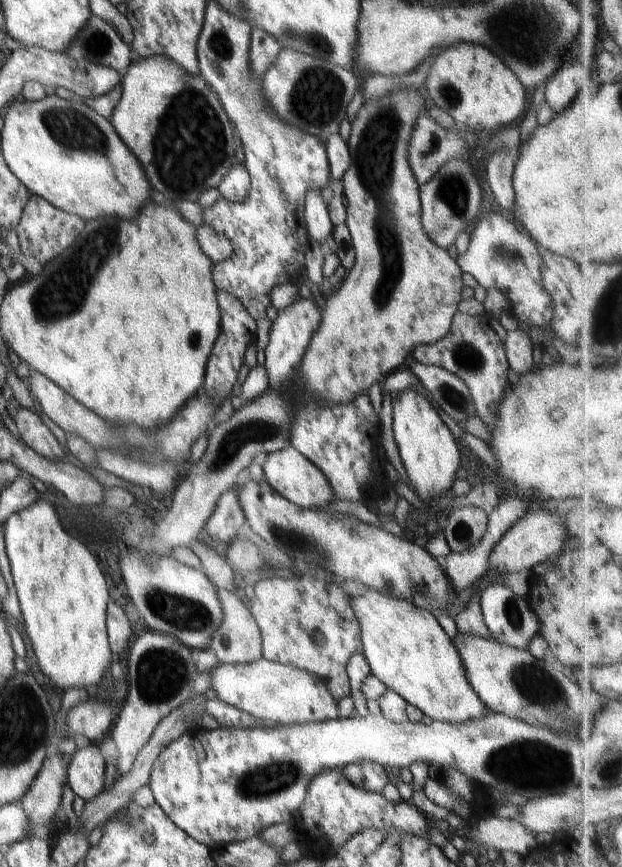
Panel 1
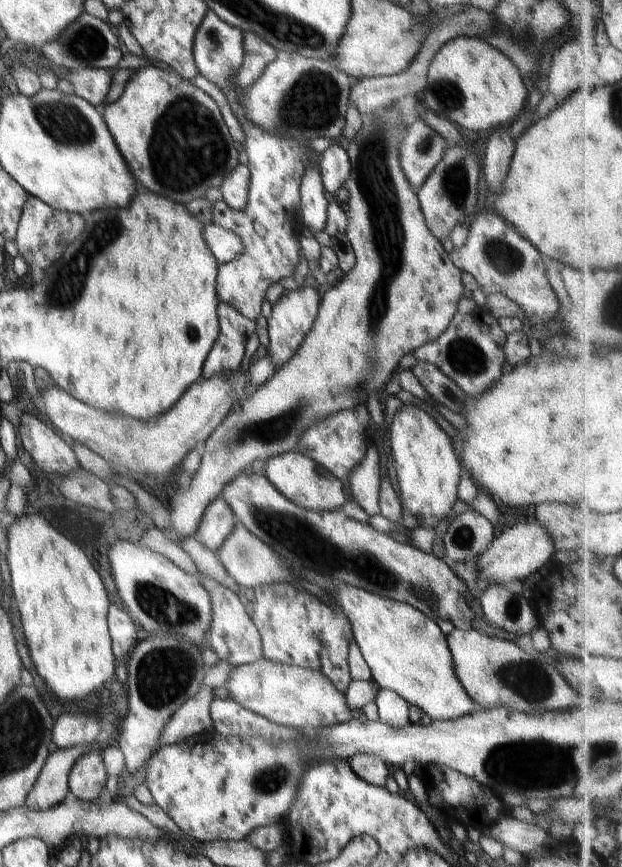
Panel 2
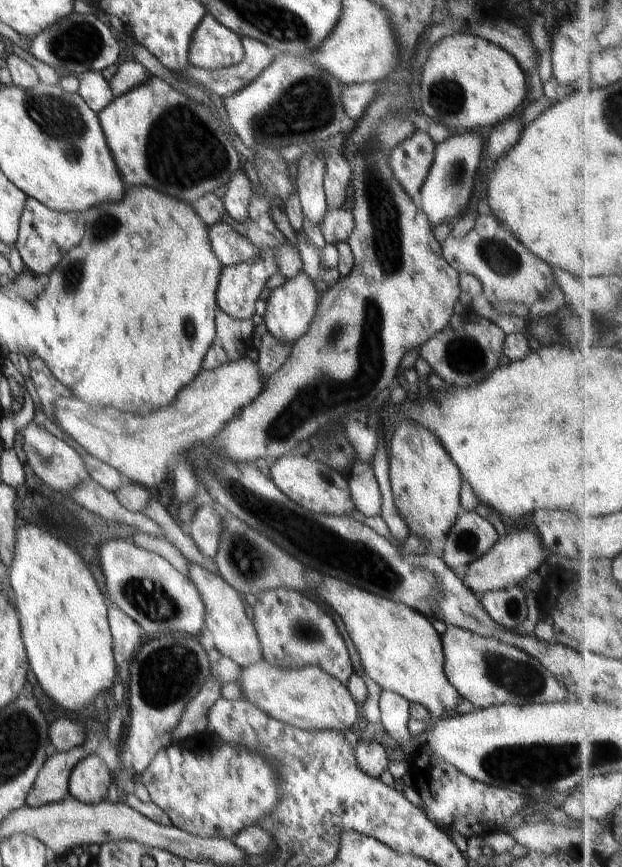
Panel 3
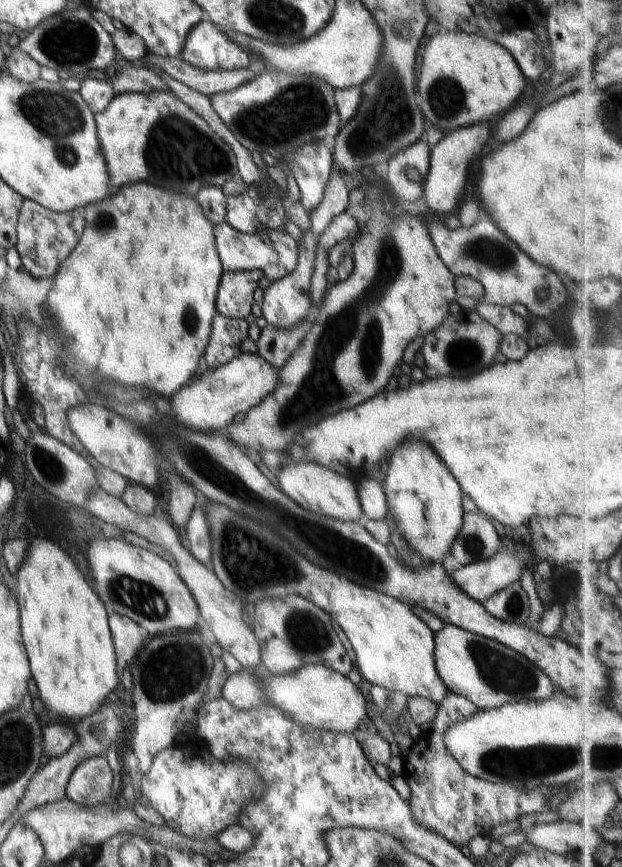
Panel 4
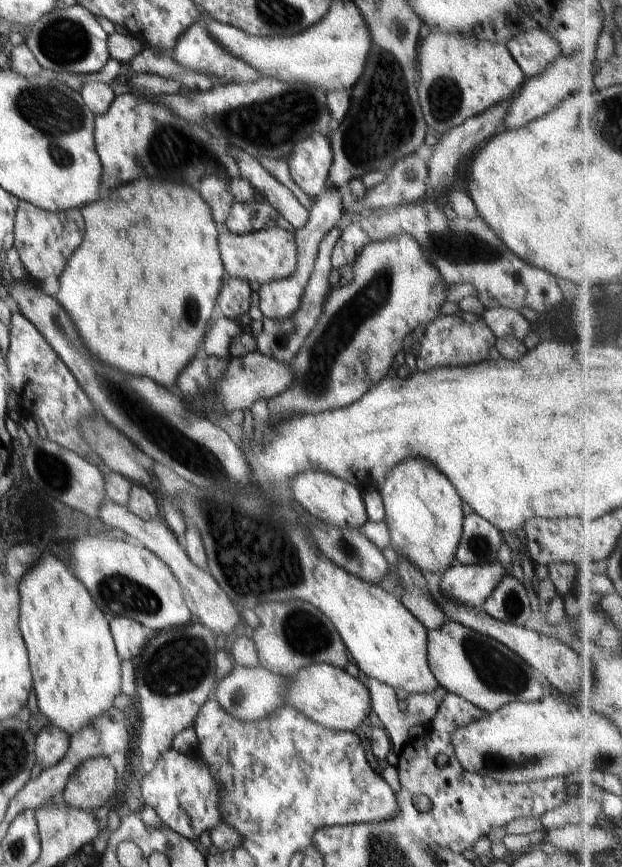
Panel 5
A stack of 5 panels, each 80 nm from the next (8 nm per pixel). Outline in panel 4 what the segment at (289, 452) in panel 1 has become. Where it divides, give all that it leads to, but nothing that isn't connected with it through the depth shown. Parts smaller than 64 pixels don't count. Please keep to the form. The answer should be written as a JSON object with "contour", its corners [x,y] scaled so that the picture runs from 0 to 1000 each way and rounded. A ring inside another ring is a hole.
{"contour":[[[463,533],[450,539],[442,549],[447,549],[449,564],[455,570],[497,591],[518,593],[518,595],[537,597],[537,600],[550,600],[550,602],[576,601],[585,593],[579,579],[576,579],[569,557],[558,550],[511,534]]]}

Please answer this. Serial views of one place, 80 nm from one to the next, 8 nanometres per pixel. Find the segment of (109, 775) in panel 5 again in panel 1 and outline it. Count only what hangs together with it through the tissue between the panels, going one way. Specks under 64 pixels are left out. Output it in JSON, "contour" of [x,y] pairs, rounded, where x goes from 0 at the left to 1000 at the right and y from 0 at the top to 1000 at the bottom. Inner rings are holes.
{"contour":[[[146,857],[138,863],[122,865],[114,872],[106,888],[106,901],[116,912],[138,925],[156,920],[170,910],[169,890],[167,872]]]}

